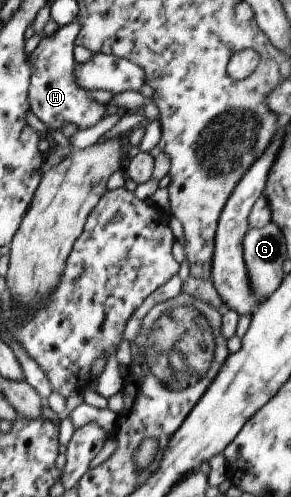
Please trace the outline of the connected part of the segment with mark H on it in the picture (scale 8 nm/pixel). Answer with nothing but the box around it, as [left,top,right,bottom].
[28,21,106,130]

